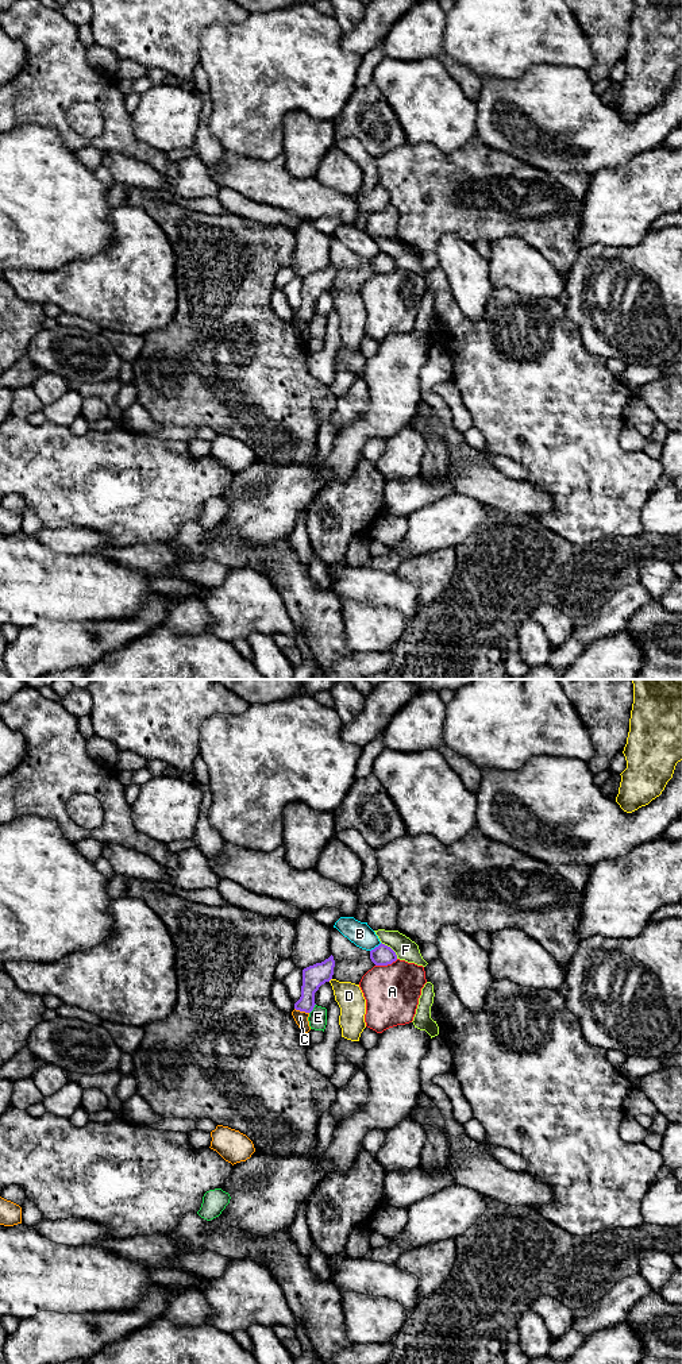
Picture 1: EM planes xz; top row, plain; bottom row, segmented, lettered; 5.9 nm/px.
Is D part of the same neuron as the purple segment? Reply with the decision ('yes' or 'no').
no

